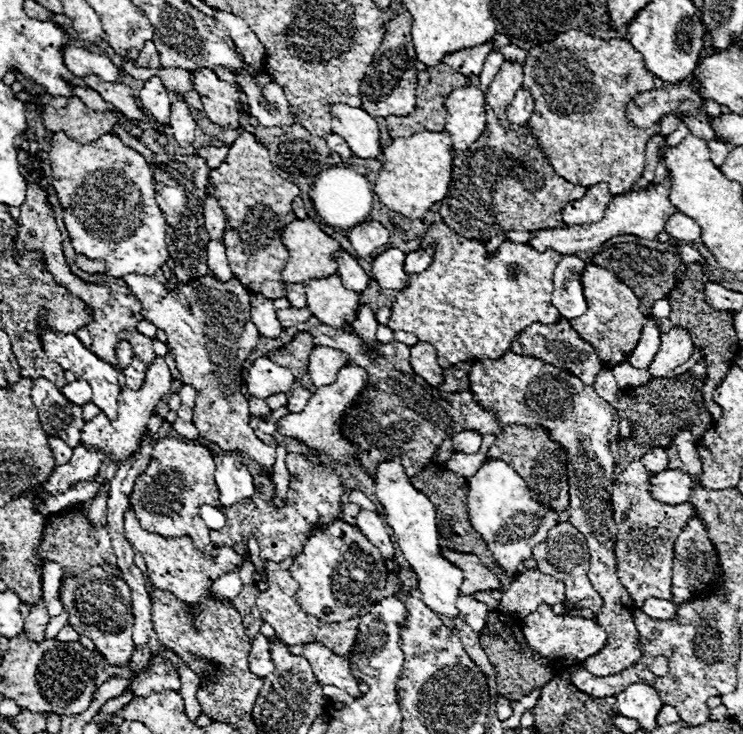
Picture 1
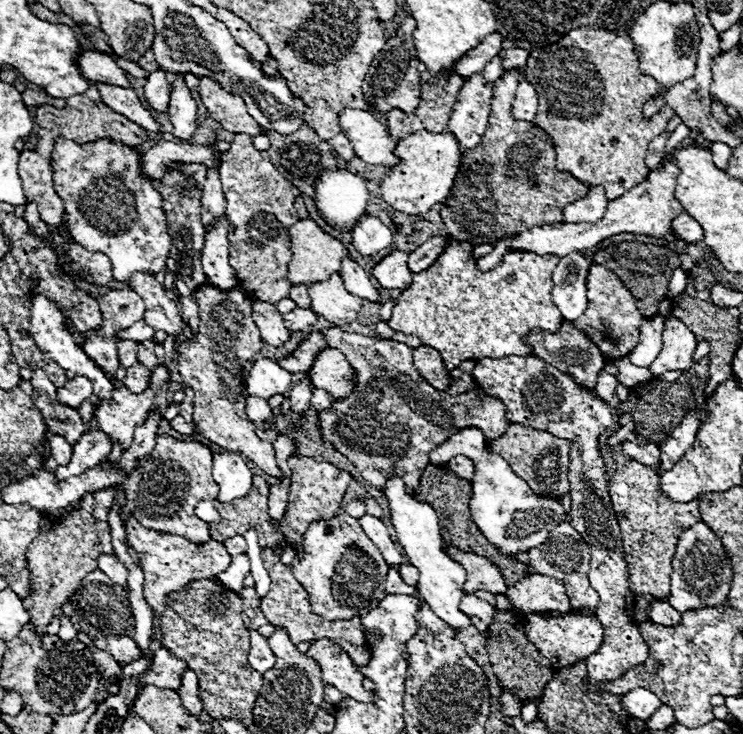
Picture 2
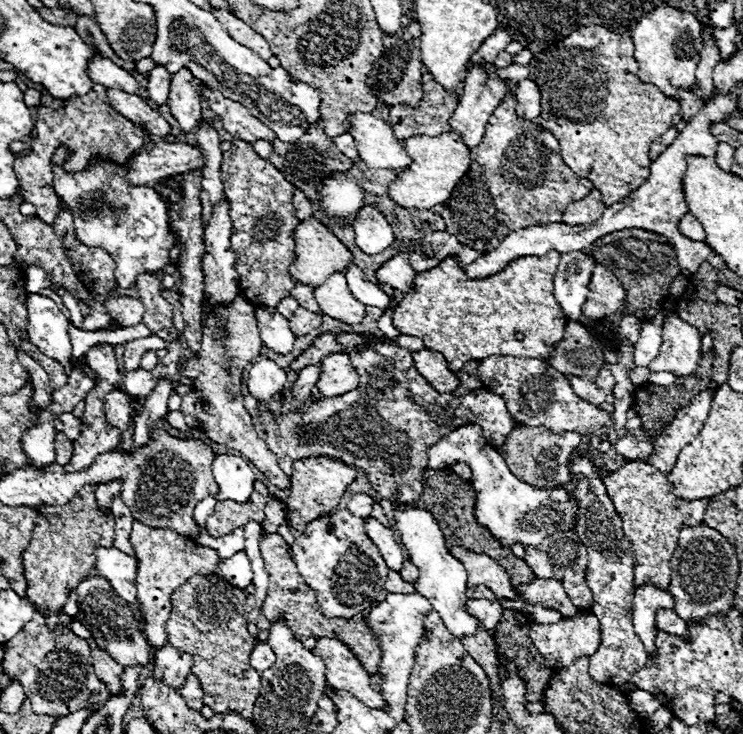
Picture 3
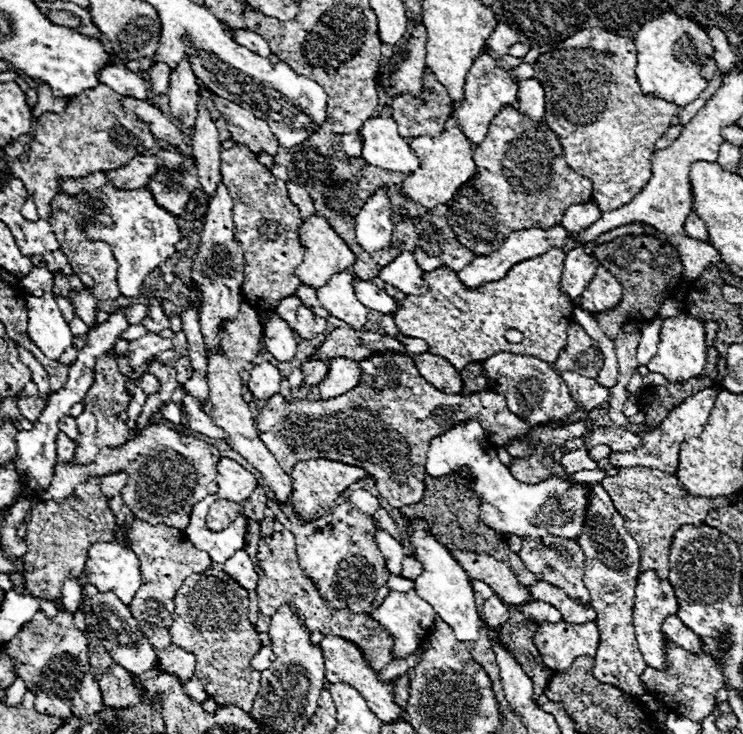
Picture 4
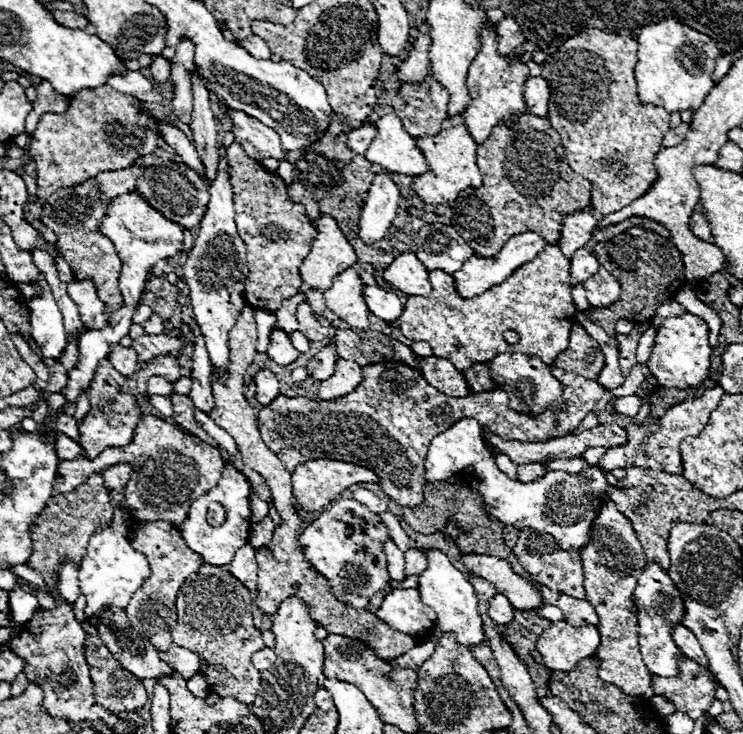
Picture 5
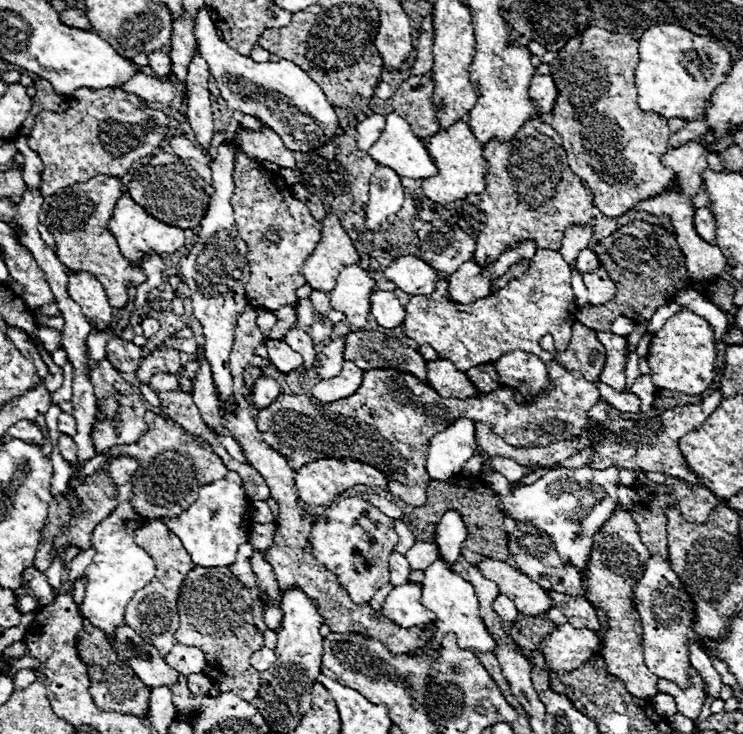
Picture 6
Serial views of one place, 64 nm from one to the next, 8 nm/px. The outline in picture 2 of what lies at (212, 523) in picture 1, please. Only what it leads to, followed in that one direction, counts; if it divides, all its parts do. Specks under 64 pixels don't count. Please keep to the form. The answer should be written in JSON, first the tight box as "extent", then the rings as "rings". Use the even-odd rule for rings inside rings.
{"extent":[195,501,220,522],"rings":[[[202,501],[196,506],[195,514],[203,521],[219,522],[220,515],[213,506],[213,501]]]}

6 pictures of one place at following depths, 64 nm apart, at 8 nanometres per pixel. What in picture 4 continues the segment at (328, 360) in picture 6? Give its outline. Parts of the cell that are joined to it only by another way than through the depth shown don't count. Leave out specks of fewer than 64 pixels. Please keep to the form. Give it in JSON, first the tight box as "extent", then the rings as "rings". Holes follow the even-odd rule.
{"extent":[302,360,328,386],"rings":[[[314,360],[302,364],[302,374],[304,374],[304,384],[316,386],[322,382],[322,378],[328,372],[328,360]]]}

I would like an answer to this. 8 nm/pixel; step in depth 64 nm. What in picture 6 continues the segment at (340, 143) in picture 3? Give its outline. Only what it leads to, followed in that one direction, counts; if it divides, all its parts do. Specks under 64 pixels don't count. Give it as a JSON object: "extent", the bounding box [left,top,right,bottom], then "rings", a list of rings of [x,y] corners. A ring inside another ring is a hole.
{"extent":[354,114,384,152],"rings":[[[374,114],[374,116],[368,116],[366,120],[362,120],[356,126],[356,134],[354,134],[356,148],[362,152],[370,150],[374,140],[378,140],[378,136],[382,134],[382,128],[384,128],[384,116],[380,116],[380,114]]]}

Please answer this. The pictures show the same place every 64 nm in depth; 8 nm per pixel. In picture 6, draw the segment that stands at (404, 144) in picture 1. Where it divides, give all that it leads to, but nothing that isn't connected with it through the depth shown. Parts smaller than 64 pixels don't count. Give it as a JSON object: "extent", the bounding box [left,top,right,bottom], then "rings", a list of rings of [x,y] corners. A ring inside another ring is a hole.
{"extent":[420,122,486,204],"rings":[[[454,122],[450,128],[440,130],[434,136],[422,138],[424,148],[430,152],[430,158],[434,164],[438,164],[438,172],[432,178],[424,178],[420,188],[422,194],[438,204],[450,204],[456,200],[462,200],[468,194],[480,194],[486,186],[484,182],[484,170],[486,160],[482,160],[482,144],[474,138],[466,122]]]}

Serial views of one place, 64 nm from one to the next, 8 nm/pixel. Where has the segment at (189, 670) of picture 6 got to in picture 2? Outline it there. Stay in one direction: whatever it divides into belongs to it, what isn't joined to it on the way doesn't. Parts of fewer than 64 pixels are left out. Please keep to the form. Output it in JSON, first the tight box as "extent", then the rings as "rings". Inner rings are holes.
{"extent":[142,648,186,688],"rings":[[[160,648],[152,656],[150,670],[142,676],[142,688],[144,686],[156,686],[156,688],[180,688],[182,672],[186,670],[186,664],[172,656],[166,648]]]}

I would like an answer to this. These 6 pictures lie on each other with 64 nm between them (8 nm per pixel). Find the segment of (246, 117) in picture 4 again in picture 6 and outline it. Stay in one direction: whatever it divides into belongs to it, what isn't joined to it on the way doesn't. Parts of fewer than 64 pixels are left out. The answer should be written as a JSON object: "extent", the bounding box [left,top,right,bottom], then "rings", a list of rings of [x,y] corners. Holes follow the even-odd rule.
{"extent":[236,126,296,168],"rings":[[[240,126],[236,132],[236,142],[238,146],[246,152],[246,156],[262,162],[270,160],[278,164],[280,168],[296,168],[294,152],[288,150],[282,142],[282,138],[270,130],[270,128],[260,128],[260,132],[254,132],[246,126]]]}

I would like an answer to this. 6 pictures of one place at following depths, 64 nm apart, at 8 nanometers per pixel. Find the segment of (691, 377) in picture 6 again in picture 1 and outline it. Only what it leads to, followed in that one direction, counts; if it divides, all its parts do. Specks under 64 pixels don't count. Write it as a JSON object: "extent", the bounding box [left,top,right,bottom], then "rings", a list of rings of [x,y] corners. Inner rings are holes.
{"extent":[648,328,694,378],"rings":[[[672,328],[668,334],[662,334],[660,348],[648,368],[650,376],[654,376],[654,378],[668,376],[668,372],[676,370],[690,358],[692,350],[694,348],[692,348],[692,342],[690,342],[690,336],[686,330]]]}

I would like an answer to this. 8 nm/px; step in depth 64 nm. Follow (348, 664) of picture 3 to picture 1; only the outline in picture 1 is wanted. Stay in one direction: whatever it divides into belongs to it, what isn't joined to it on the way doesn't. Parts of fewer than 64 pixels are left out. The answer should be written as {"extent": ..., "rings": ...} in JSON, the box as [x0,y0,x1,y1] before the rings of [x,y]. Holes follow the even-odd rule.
{"extent":[302,642,362,698],"rings":[[[318,642],[304,644],[302,656],[310,662],[312,672],[322,686],[336,686],[336,688],[346,690],[348,694],[352,694],[356,698],[362,696],[358,692],[358,680],[354,676],[350,676],[350,672],[348,672],[346,658],[336,656],[332,650],[324,648]]]}

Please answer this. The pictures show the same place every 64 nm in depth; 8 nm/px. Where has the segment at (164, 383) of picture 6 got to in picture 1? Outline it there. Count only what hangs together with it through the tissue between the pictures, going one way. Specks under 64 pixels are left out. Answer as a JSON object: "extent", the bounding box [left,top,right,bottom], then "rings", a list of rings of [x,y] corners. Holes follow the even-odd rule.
{"extent":[122,356,146,390],"rings":[[[134,356],[132,362],[126,366],[126,370],[122,370],[122,374],[124,374],[124,378],[126,378],[126,386],[132,388],[132,390],[138,390],[138,388],[142,388],[142,384],[144,384],[146,364],[144,364],[138,356]]]}

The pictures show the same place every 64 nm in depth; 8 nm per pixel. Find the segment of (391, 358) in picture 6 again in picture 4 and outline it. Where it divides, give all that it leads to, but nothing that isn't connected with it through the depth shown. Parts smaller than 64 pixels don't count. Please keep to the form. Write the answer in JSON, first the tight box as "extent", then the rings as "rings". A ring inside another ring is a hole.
{"extent":[308,328,404,362],"rings":[[[336,328],[326,336],[326,340],[308,360],[330,360],[334,356],[350,356],[352,360],[360,362],[366,356],[372,356],[374,352],[384,352],[384,350],[404,352],[404,346],[396,338],[386,334],[352,330],[352,328],[348,330]]]}

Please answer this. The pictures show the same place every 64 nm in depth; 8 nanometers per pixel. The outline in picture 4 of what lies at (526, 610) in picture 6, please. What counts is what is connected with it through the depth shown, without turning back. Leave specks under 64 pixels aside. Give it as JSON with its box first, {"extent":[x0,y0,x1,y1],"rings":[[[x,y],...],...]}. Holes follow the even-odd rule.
{"extent":[452,550,532,604],"rings":[[[452,550],[452,556],[466,568],[470,580],[484,580],[494,588],[494,592],[506,602],[506,604],[522,604],[530,602],[532,596],[528,594],[526,586],[520,586],[516,576],[512,574],[510,566],[506,562],[496,560],[488,554],[476,554],[476,552],[464,552],[464,550]]]}

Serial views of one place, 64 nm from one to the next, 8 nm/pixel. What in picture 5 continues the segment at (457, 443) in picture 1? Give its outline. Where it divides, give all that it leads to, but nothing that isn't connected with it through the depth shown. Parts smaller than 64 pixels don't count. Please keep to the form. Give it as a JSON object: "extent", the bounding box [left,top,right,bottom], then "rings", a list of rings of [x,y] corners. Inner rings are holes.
{"extent":[424,418,606,550],"rings":[[[474,418],[458,420],[458,424],[436,436],[430,442],[428,460],[424,464],[430,482],[446,480],[466,466],[474,468],[474,474],[478,478],[478,492],[482,492],[488,516],[492,520],[500,522],[502,526],[514,526],[518,530],[530,528],[538,534],[552,534],[562,544],[562,548],[574,546],[580,550],[586,544],[590,524],[598,512],[602,498],[606,496],[606,476],[598,468],[590,468],[572,476],[562,470],[554,470],[536,482],[518,482],[508,478],[496,466],[494,452],[490,452],[484,444],[482,426]]]}

